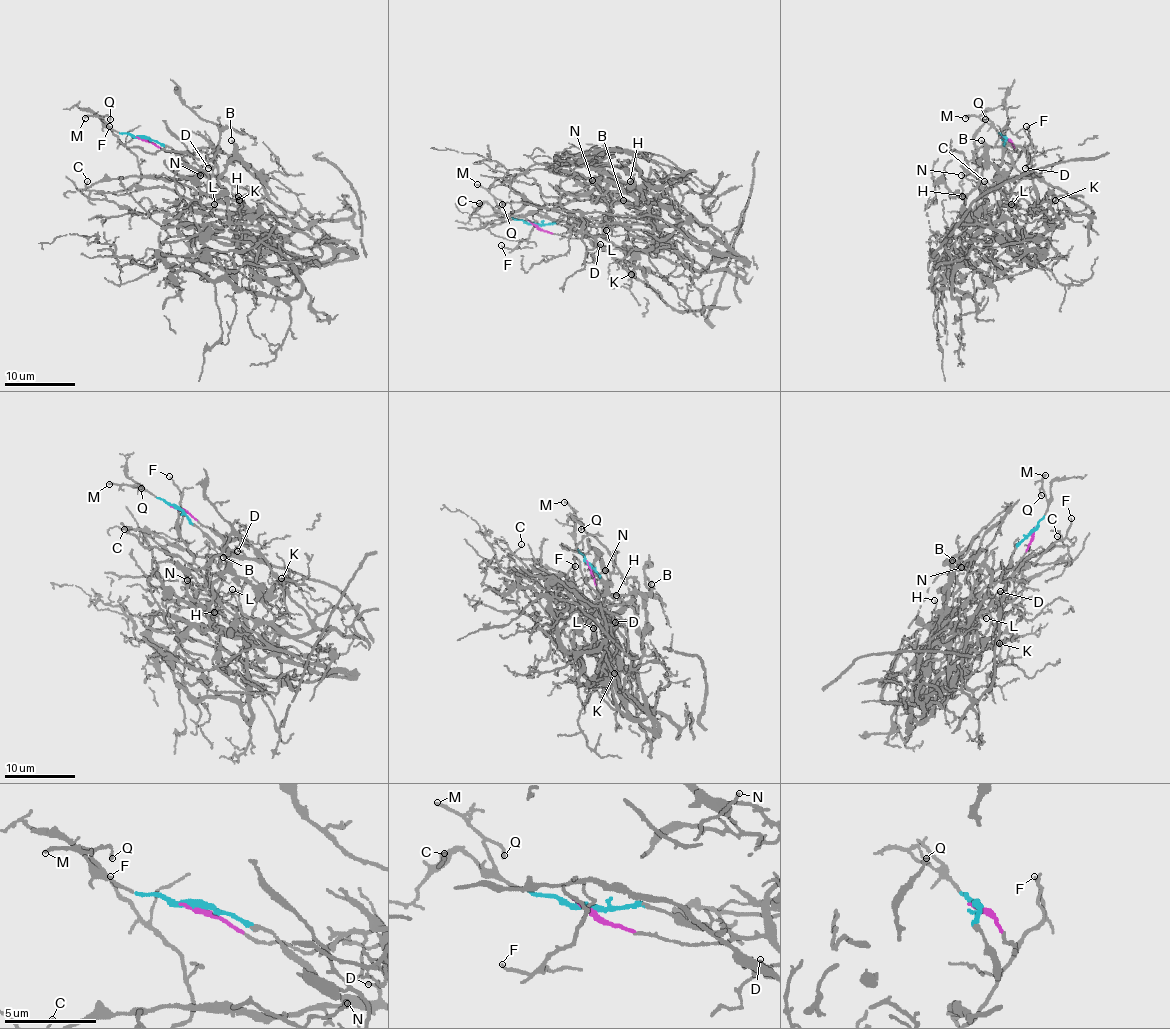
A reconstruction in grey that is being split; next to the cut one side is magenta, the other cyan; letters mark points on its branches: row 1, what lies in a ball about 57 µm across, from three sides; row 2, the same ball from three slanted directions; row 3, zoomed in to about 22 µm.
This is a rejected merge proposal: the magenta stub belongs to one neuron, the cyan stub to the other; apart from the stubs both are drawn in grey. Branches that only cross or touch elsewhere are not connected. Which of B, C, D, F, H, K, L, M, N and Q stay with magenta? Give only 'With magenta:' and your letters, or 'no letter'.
With magenta: B, F, H, K, L, N

